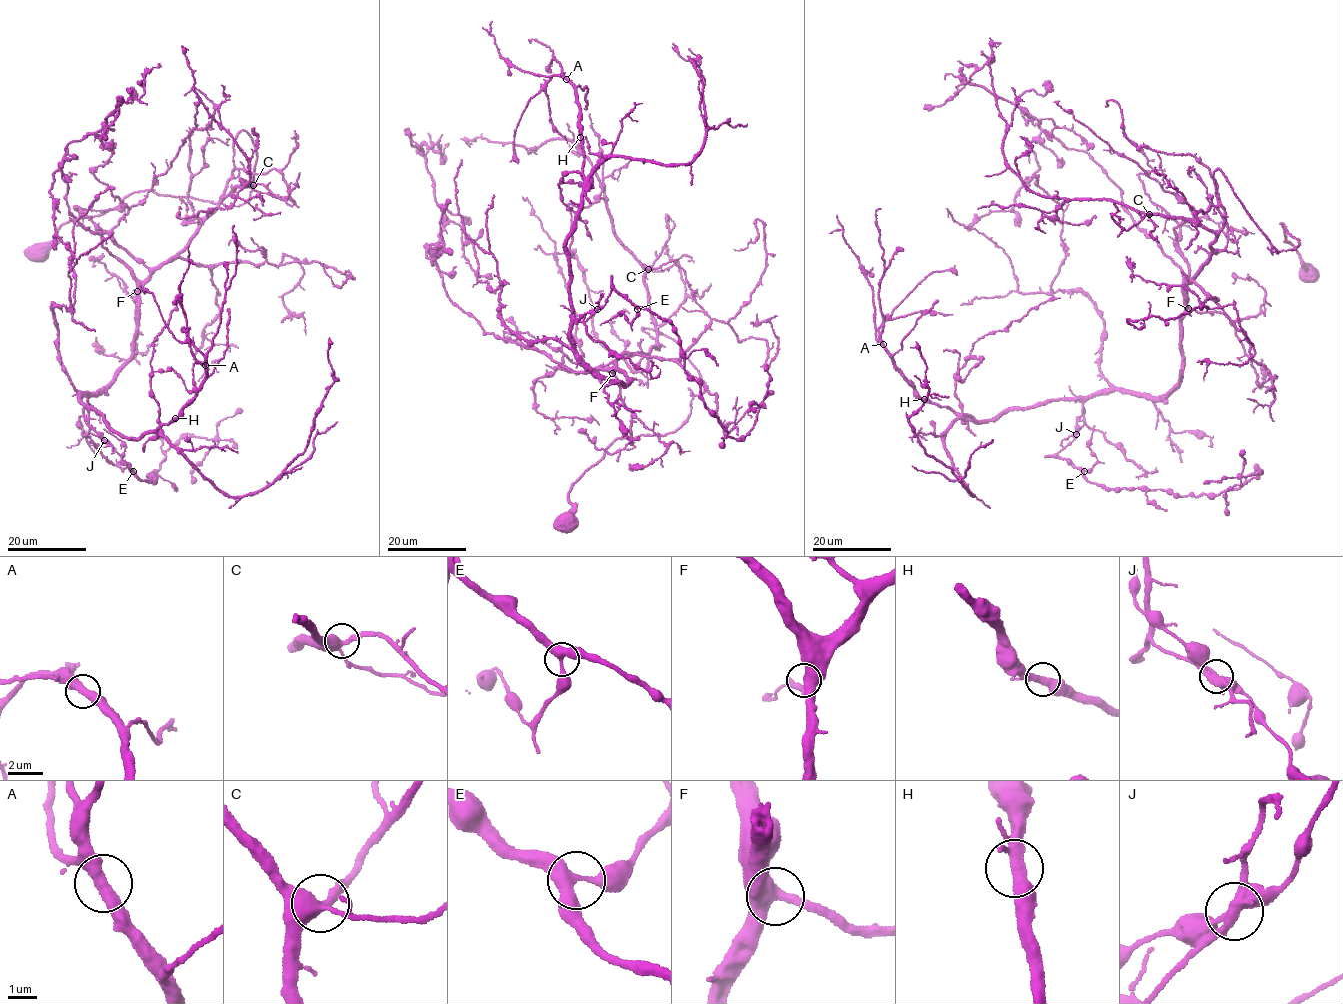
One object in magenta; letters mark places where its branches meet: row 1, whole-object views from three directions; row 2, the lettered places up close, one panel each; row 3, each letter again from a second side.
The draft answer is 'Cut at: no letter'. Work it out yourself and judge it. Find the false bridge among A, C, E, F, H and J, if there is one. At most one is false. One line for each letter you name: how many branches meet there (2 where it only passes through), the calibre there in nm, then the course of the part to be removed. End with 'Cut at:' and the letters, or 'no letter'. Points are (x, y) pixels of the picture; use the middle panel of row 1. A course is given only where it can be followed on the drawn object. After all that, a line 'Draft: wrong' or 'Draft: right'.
Cut at: no letter
Draft: right

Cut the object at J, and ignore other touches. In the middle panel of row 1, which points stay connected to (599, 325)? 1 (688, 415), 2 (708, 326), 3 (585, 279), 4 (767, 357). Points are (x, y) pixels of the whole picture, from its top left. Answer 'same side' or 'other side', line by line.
1: other side
2: other side
3: other side
4: other side

